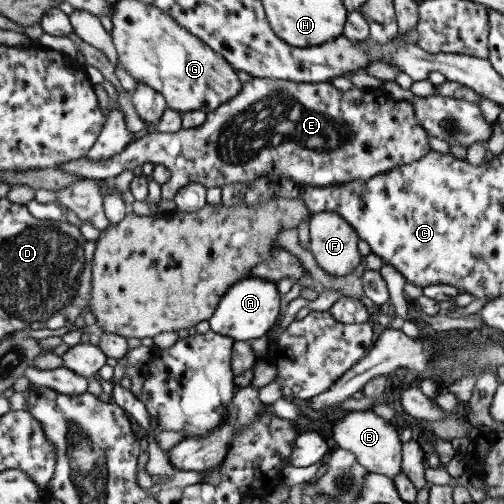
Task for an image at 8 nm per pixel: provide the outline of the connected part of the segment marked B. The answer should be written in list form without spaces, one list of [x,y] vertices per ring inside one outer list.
[[[371,409],[347,412],[345,416],[332,420],[325,432],[333,447],[353,452],[364,469],[375,474],[384,474],[392,480],[398,474],[403,474],[402,444],[398,435],[390,422],[386,422]]]

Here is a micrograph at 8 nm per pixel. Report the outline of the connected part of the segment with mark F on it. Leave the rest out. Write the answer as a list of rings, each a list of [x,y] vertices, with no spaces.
[[[330,211],[314,213],[309,218],[308,226],[311,242],[310,251],[321,270],[326,271],[329,275],[341,277],[350,274],[362,262],[363,257],[358,250],[361,238],[343,216]]]

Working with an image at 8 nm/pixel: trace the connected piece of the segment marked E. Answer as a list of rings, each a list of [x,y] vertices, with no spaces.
[[[252,77],[242,83],[238,95],[208,113],[199,127],[182,128],[175,133],[154,130],[132,140],[120,154],[106,160],[92,162],[90,158],[80,157],[58,164],[55,168],[82,175],[86,179],[112,180],[124,170],[132,170],[135,166],[141,167],[152,161],[170,170],[170,179],[162,185],[161,195],[164,200],[173,200],[174,195],[190,183],[200,183],[207,189],[221,189],[224,184],[247,184],[262,176],[290,178],[299,186],[314,187],[344,185],[356,179],[366,181],[384,171],[418,161],[430,150],[427,132],[417,122],[417,114],[411,103],[396,101],[369,88],[352,87],[348,91],[341,91],[331,82],[302,83]]]

